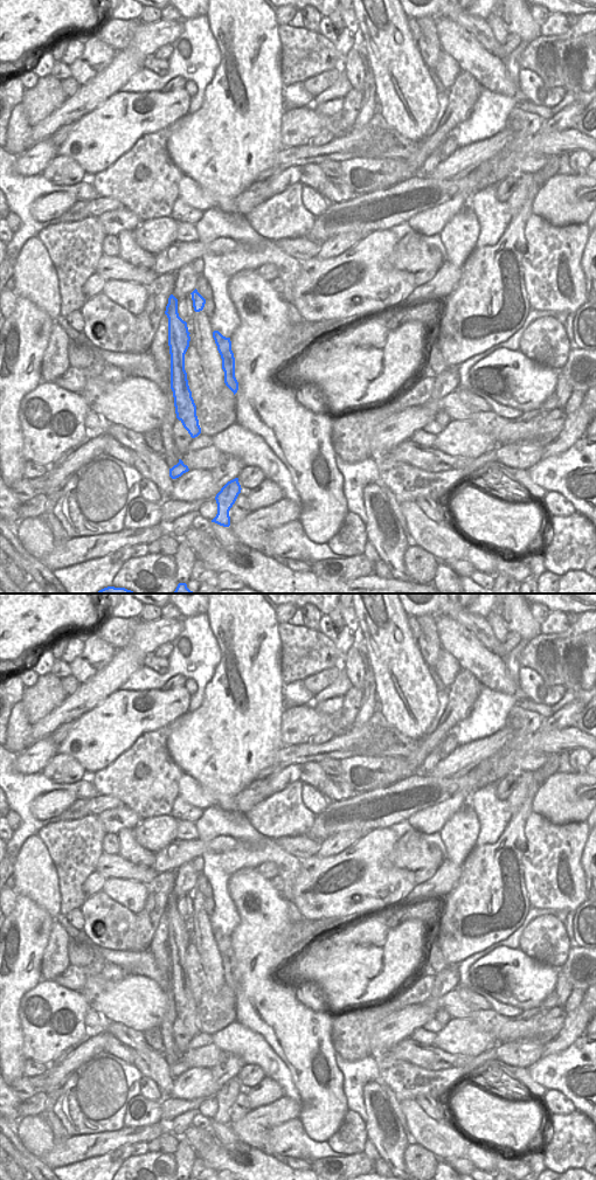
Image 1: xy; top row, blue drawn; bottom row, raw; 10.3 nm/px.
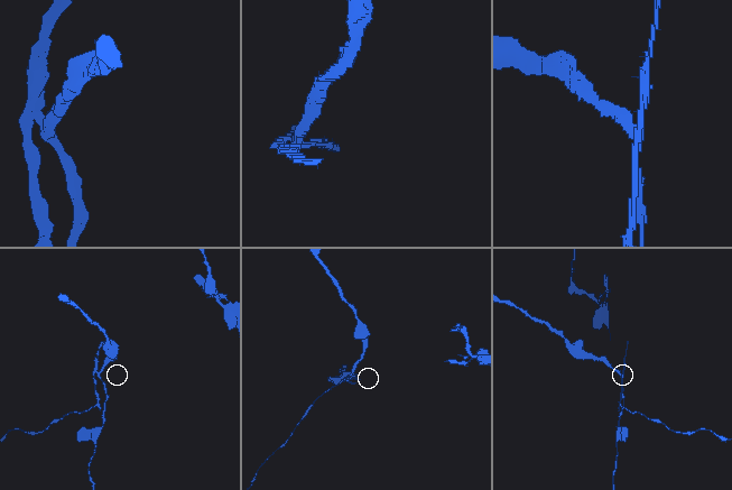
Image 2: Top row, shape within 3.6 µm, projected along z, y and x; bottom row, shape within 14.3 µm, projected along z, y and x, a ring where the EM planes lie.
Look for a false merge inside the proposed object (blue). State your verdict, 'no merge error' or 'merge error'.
merge error

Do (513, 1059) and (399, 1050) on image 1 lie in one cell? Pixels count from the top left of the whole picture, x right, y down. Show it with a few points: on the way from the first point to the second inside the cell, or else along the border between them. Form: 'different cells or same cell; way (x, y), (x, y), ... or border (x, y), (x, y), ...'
different cells; border (475, 1057), (463, 1066), (446, 1069)

